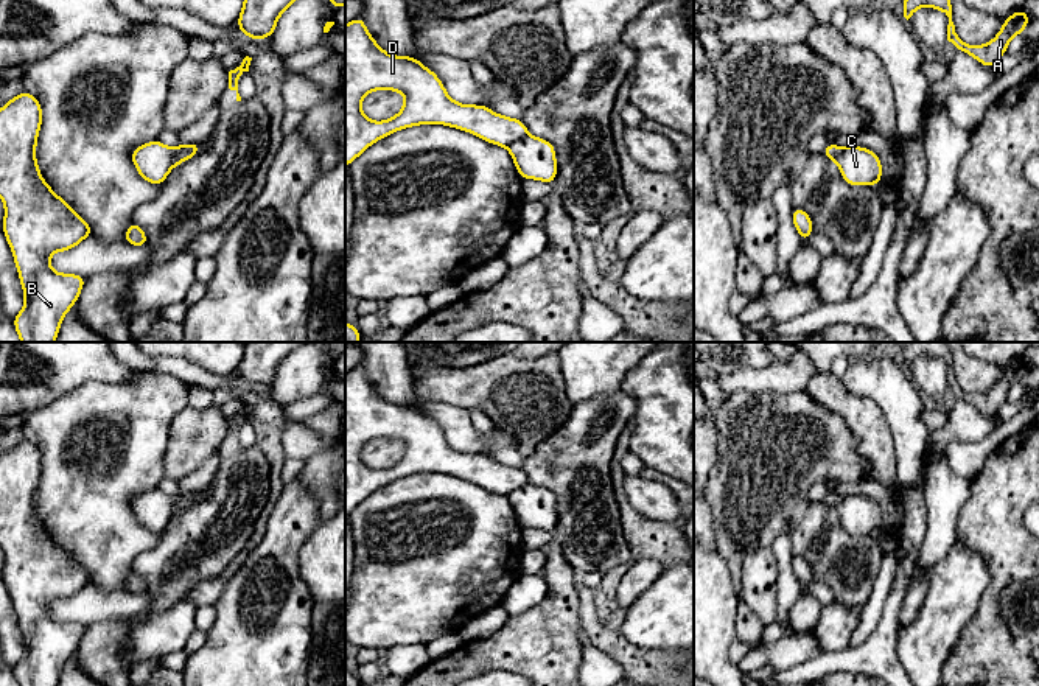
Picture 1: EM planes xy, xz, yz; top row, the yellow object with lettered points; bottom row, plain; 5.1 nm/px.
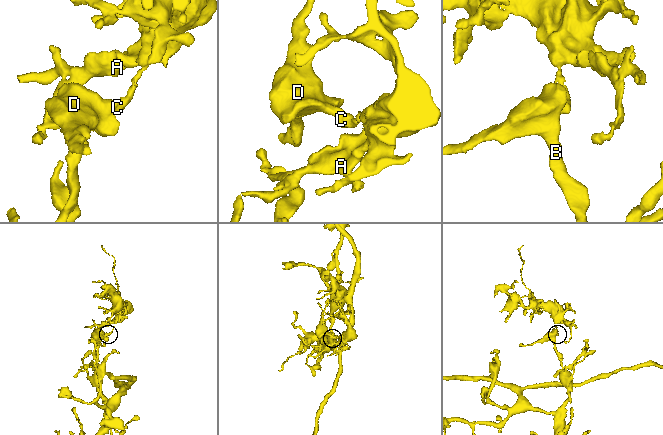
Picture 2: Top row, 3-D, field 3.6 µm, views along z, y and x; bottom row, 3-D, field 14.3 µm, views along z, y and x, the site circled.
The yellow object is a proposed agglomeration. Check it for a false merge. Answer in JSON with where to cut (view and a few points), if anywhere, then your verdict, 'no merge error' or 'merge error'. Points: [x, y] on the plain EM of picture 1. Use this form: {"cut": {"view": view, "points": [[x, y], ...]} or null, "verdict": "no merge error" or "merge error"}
{"cut": {"view": "xz", "points": [[528, 482], [507, 496]]}, "verdict": "merge error"}

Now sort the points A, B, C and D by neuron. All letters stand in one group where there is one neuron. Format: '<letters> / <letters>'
A C / B D

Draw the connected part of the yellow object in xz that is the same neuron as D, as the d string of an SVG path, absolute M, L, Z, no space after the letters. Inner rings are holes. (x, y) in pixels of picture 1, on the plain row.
M361 364L348 370L345 373L345 515L350 515L372 492L417 473L446 473L506 496L529 484L523 468L495 462L484 453L467 454L453 450L439 425L420 409L412 404L386 401L373 389ZM373 439L401 440L404 443L403 457L386 470L369 468L361 460L361 450Z

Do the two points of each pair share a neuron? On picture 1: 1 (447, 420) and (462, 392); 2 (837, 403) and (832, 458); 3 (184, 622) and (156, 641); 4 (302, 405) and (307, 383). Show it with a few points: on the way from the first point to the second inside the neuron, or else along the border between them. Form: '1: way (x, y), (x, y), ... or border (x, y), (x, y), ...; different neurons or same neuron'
1: border (419, 397), (428, 402), (456, 405), (467, 412); different neurons
2: border (806, 392), (845, 422), (856, 439), (856, 445); different neurons
3: way (178, 622), (162, 635); same neuron
4: border (318, 391), (282, 405); different neurons

